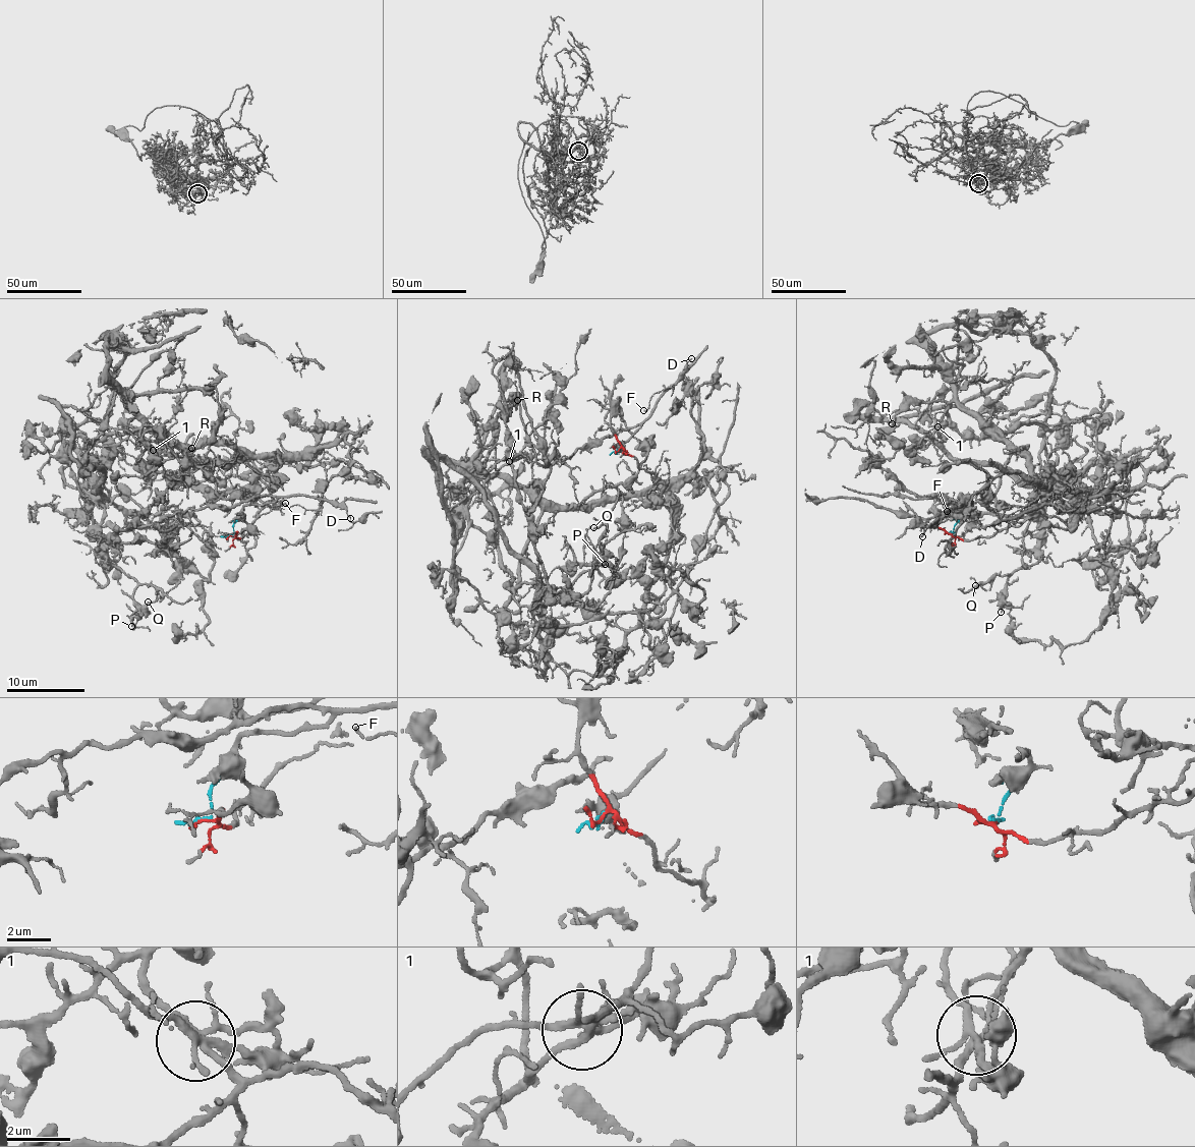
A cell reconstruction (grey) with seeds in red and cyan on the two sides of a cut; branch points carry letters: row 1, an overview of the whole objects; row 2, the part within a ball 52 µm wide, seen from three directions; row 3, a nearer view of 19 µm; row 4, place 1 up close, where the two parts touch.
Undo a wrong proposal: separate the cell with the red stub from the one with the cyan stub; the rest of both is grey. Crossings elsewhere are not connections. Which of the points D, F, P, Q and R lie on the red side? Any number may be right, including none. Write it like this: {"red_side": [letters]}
{"red_side": ["P", "Q", "R"]}

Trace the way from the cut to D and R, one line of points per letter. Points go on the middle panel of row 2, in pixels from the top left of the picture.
D: (617, 452), (691, 359)
R: (617, 452), (621, 447), (664, 490), (651, 500), (630, 496), (557, 507), (495, 466), (494, 424), (517, 400)

